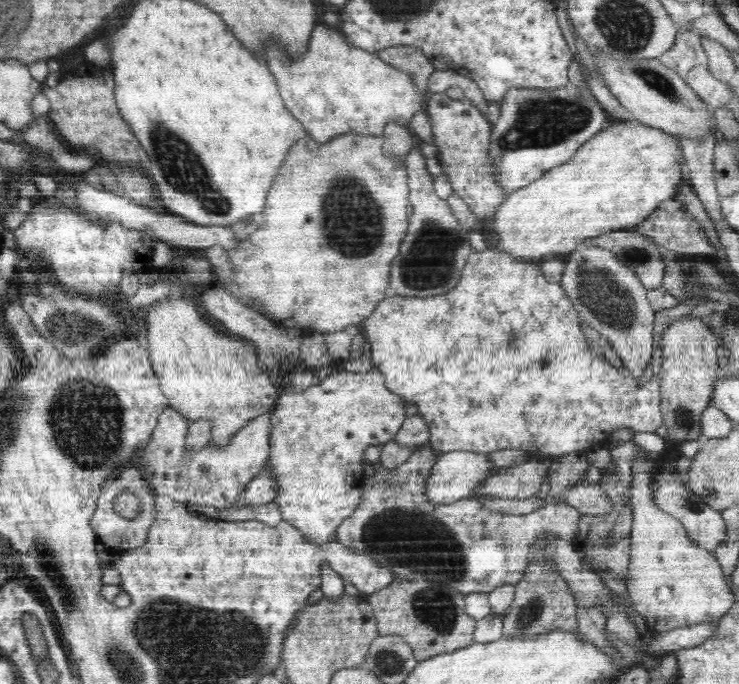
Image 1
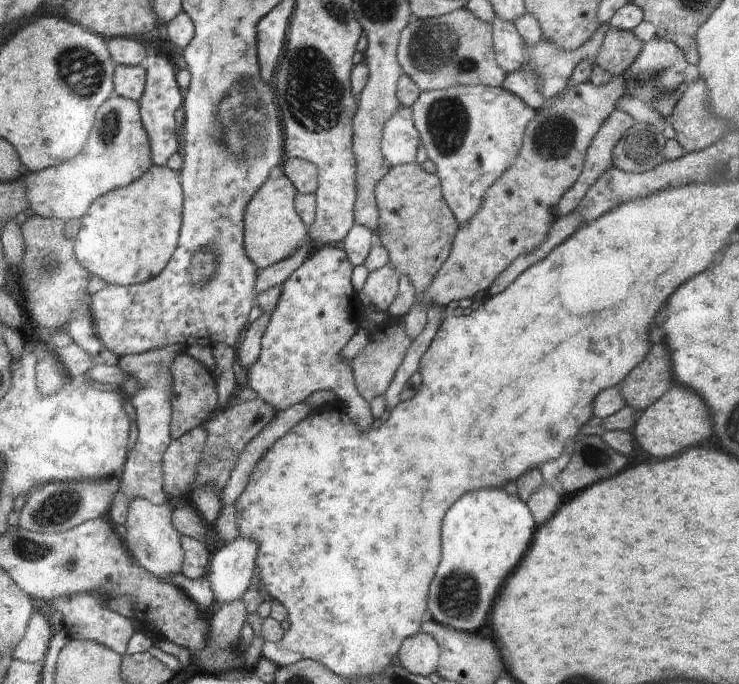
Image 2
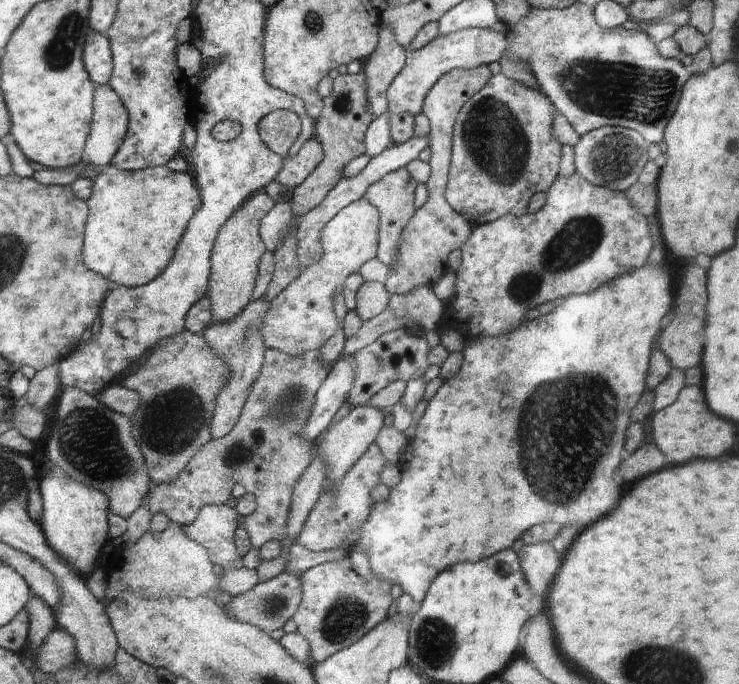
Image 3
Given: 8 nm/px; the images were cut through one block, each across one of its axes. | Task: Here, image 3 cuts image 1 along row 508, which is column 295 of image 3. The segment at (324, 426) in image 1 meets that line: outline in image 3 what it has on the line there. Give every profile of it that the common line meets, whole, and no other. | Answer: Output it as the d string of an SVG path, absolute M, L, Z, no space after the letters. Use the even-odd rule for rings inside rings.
M366 197L351 202L322 229L321 241L322 258L303 268L299 277L271 300L261 328L268 349L300 356L309 350L320 349L336 333L334 293L342 290L348 276L378 256L379 209Z

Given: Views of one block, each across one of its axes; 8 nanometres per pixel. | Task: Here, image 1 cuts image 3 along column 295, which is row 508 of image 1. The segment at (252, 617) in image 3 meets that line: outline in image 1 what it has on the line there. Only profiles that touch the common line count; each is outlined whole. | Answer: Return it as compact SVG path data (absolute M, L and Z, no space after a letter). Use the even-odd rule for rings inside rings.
M582 482L565 493L564 502L587 516L606 516L612 510L612 499L598 483Z

